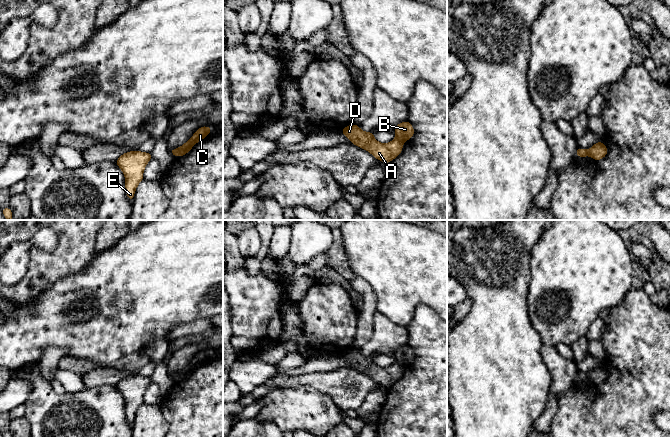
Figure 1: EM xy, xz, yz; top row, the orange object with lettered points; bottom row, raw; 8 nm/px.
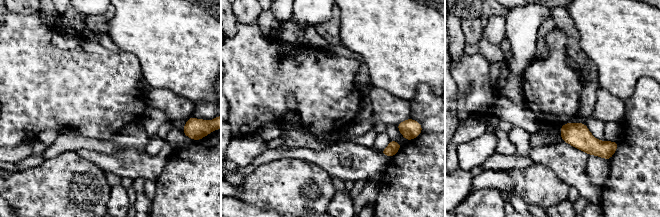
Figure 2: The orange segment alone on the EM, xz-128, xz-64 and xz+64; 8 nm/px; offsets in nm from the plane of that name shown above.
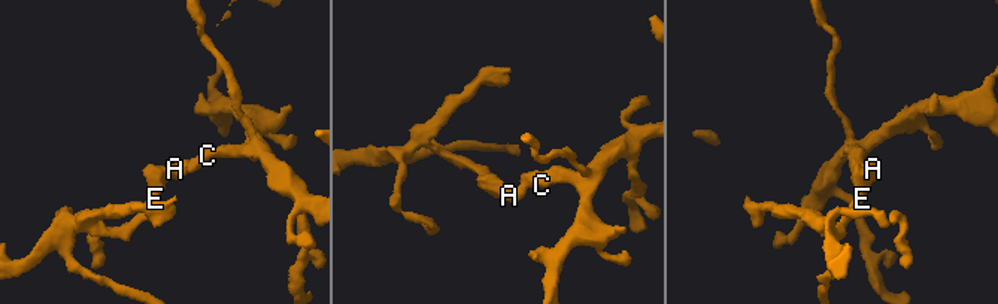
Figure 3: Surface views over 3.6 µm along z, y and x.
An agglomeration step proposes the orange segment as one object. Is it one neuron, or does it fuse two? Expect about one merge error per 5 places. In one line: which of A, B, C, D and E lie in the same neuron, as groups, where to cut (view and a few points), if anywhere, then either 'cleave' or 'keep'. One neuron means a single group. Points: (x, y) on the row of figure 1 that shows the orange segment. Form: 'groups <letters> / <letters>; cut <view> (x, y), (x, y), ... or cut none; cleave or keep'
groups A D E / B C; cut xz (396, 137), (403, 141); cleave

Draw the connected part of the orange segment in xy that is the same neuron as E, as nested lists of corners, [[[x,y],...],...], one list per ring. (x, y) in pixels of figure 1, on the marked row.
[[[129,151],[122,154],[115,161],[124,173],[126,194],[130,202],[133,202],[135,190],[139,183],[144,179],[144,169],[151,159],[153,159],[151,153]]]

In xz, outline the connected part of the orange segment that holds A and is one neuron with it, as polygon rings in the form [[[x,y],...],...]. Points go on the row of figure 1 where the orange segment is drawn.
[[[350,124],[340,130],[352,144],[365,149],[371,153],[377,160],[383,163],[390,163],[403,149],[403,141],[395,138],[389,143],[383,144],[374,138],[372,132],[365,132],[356,124]]]

